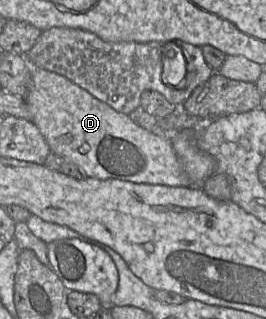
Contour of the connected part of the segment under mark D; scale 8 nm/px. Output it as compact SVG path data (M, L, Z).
M32 68L30 88L24 100L31 111L32 122L39 128L51 151L76 164L86 177L167 186L191 186L169 137L160 137L141 127L128 114L116 111L68 78L43 68Z

